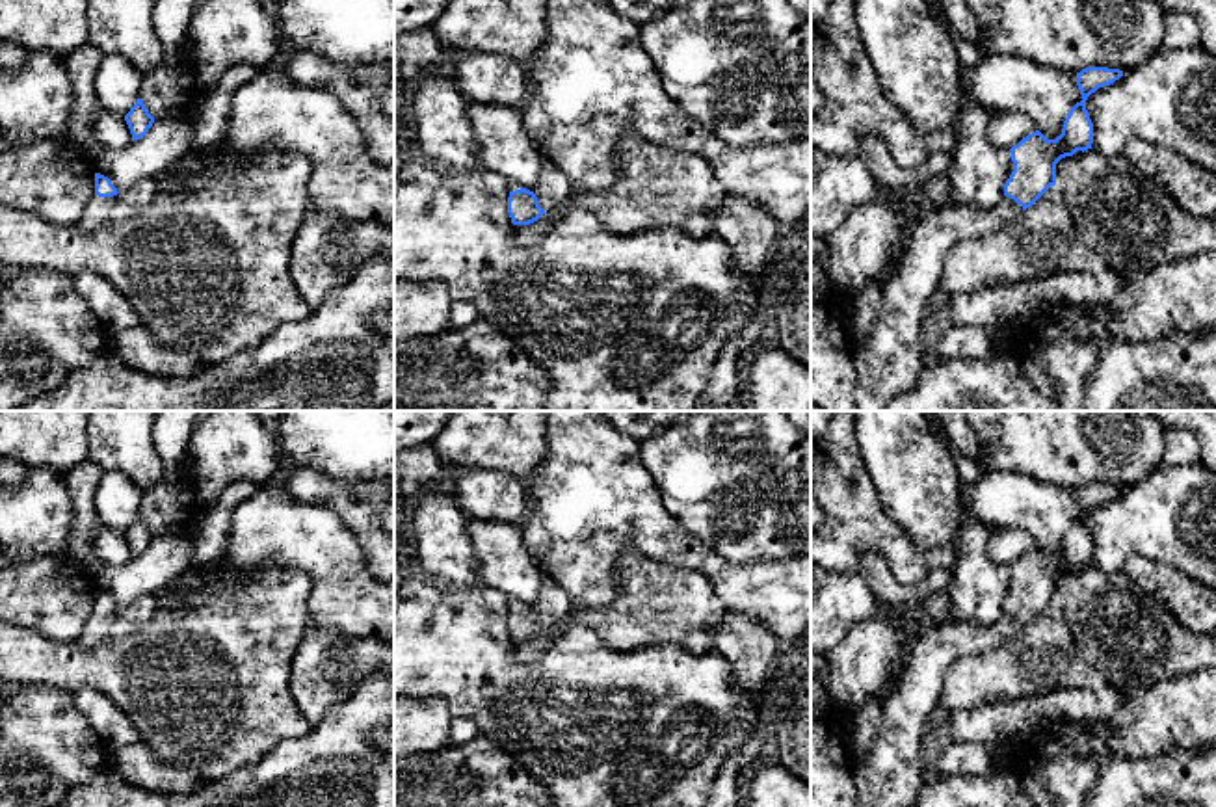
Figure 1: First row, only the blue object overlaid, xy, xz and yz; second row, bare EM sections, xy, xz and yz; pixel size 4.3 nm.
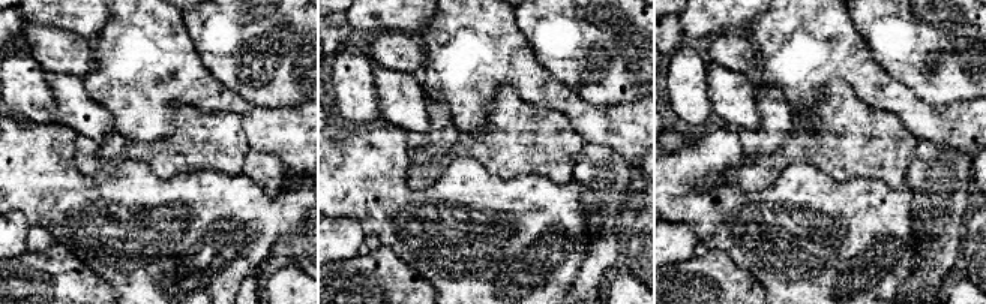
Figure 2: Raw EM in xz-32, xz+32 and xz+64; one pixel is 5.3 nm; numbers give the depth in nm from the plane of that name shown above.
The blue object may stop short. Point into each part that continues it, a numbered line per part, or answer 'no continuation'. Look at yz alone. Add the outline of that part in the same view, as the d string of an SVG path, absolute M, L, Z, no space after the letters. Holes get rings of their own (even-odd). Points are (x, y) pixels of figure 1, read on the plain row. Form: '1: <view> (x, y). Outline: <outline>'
1: yz (893, 772). Outline: M1002 615L989 627L943 621L913 643L900 681L883 705L876 740L861 762L853 762L855 807L911 807L928 779L930 733L946 671L963 656L980 655L1017 636L1023 623Z

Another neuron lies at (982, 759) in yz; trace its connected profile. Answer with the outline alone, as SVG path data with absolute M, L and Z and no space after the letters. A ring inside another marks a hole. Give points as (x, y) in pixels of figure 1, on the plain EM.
M946 744L930 759L926 775L941 777L946 774L991 775L1011 770L1008 747L995 744Z

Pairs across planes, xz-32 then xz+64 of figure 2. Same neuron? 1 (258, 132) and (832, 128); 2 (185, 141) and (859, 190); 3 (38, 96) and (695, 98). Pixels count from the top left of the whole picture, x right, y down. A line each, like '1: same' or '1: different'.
1: different
2: different
3: same

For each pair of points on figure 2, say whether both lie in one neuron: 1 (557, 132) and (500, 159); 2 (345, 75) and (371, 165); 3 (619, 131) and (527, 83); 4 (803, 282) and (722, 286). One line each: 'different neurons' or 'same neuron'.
1: same neuron
2: different neurons
3: same neuron
4: different neurons

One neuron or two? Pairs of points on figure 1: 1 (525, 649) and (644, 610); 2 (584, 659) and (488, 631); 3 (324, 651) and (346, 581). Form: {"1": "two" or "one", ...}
{"1": "one", "2": "one", "3": "two"}

